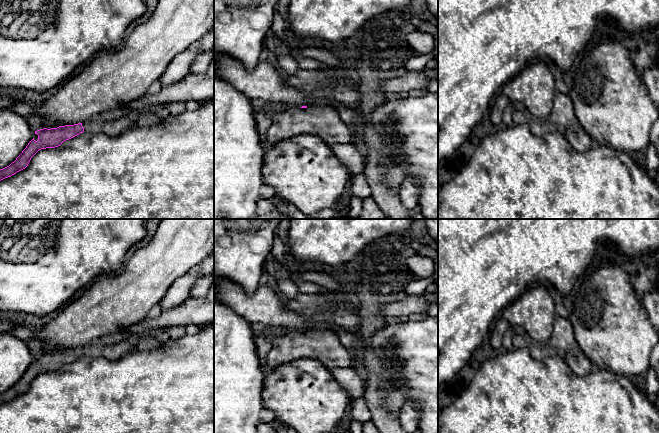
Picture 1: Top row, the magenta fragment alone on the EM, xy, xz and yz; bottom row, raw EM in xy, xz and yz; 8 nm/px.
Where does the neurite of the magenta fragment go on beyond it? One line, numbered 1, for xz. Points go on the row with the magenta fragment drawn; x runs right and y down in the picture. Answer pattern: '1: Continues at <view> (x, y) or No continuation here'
1: No continuation here

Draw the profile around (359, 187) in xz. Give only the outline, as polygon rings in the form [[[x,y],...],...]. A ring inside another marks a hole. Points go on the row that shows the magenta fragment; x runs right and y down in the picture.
[[[363,172],[357,174],[351,180],[348,190],[351,193],[351,196],[358,197],[362,200],[371,196],[371,188]]]

